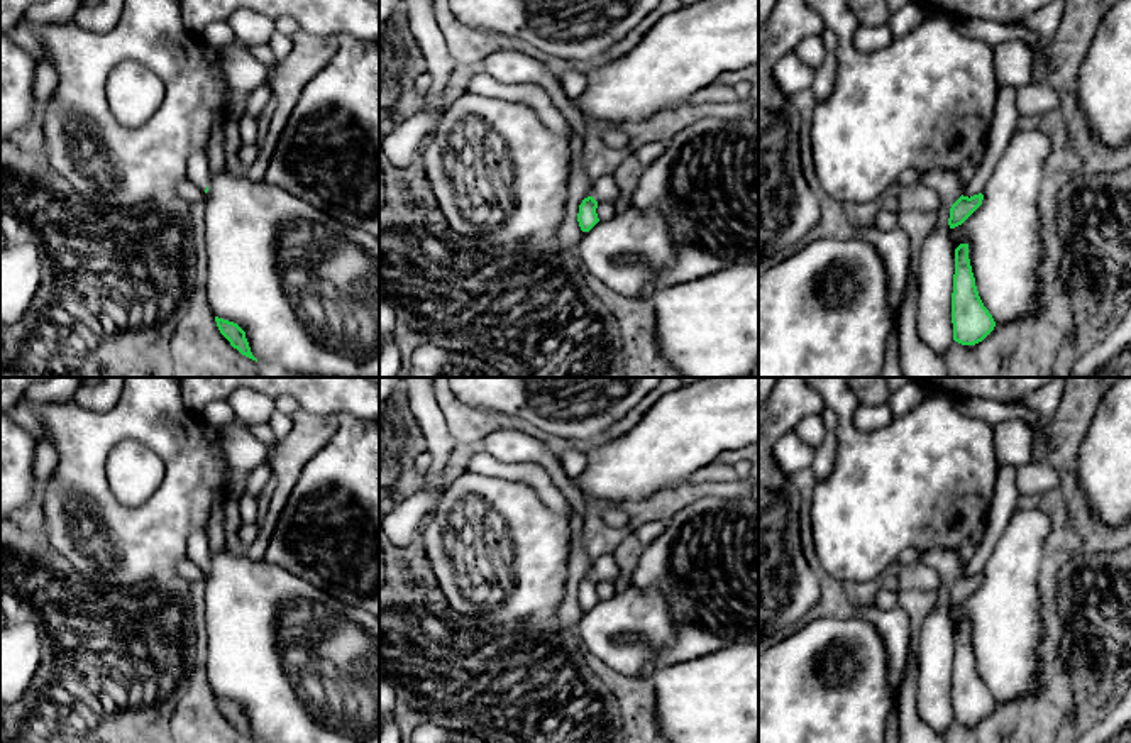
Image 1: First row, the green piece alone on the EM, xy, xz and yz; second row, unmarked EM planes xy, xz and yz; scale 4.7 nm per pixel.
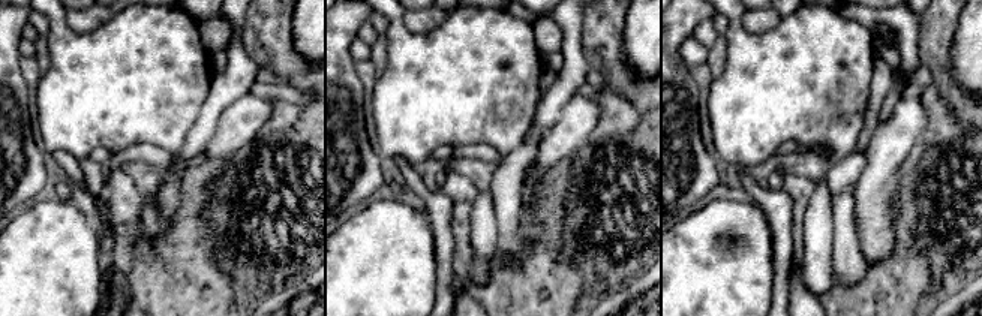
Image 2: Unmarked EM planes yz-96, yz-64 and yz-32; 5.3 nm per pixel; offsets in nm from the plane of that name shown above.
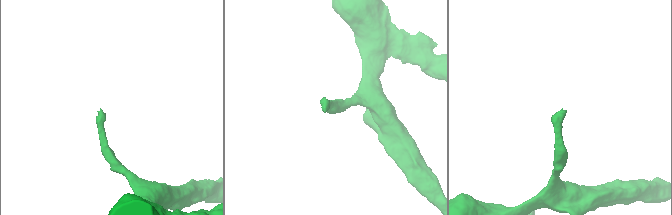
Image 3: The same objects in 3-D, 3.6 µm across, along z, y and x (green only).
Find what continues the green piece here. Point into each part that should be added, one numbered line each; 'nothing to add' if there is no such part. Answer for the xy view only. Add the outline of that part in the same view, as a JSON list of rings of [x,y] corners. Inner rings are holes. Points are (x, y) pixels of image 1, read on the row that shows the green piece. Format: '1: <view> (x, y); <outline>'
1: xy (197, 170); [[[193,149],[190,154],[186,178],[193,181],[201,191],[207,190],[210,183],[210,169],[205,149]]]

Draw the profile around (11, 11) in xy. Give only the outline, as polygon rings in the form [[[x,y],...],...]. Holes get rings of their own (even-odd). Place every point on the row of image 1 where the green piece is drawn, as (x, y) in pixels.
[[[0,0],[0,32],[12,29],[22,14],[34,3],[44,0]]]

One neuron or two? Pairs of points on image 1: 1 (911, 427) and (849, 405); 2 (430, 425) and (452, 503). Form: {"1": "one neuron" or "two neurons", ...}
{"1": "one neuron", "2": "two neurons"}

